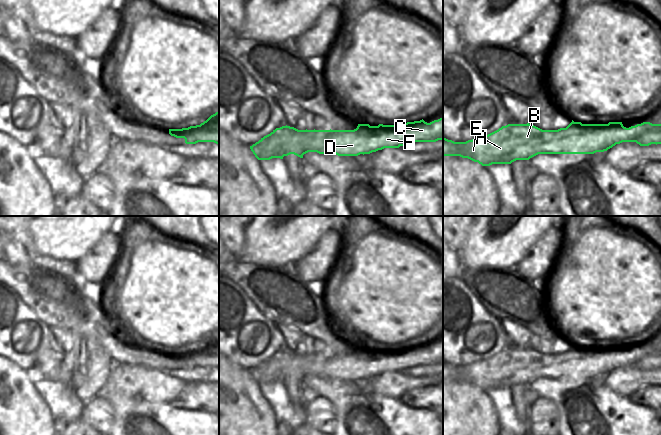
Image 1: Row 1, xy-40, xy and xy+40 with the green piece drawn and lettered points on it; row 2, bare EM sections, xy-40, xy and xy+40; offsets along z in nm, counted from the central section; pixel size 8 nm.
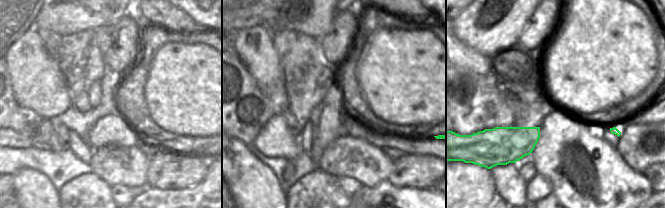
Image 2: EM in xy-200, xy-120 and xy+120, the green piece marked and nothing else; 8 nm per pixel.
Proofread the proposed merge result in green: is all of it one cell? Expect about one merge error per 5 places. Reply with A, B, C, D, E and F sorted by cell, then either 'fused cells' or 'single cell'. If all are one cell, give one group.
A B C D E F; single cell

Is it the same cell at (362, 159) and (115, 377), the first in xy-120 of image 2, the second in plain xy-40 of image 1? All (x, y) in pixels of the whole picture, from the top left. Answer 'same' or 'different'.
same

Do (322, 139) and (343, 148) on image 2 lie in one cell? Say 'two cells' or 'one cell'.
two cells

